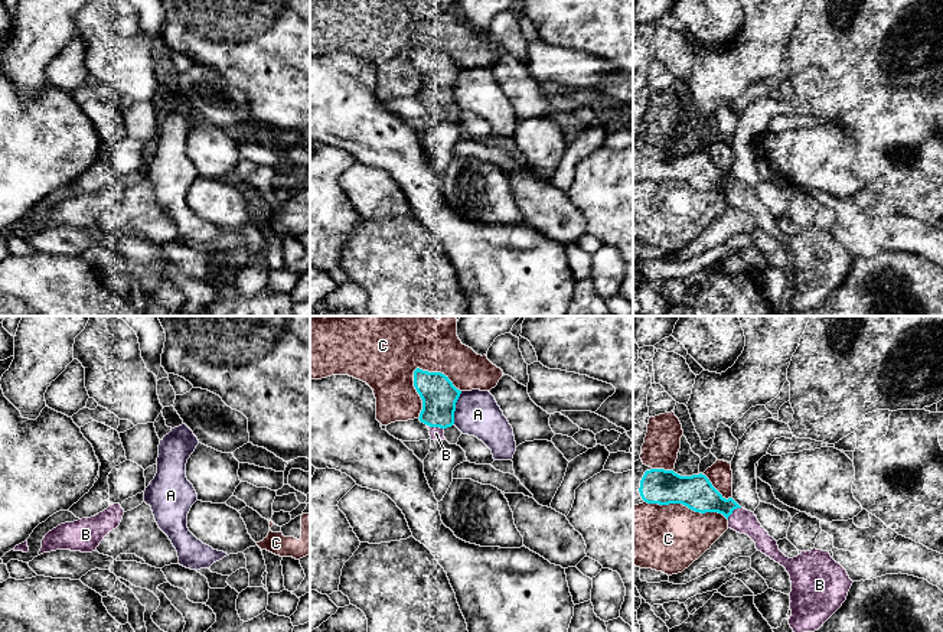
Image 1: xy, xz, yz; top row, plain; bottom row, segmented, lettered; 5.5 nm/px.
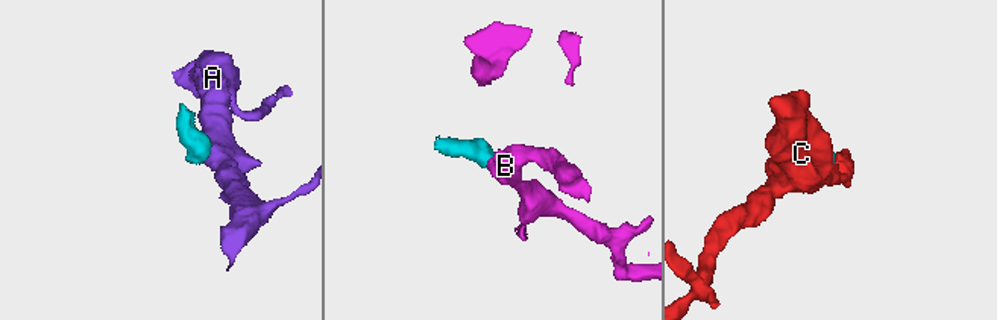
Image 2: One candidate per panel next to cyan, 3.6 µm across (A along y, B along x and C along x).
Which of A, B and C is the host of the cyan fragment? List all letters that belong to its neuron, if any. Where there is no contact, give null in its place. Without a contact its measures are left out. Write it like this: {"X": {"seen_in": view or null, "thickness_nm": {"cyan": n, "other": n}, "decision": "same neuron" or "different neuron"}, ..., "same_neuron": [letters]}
{"A": {"seen_in": "xz", "thickness_nm": {"cyan": 200, "other": 240}, "decision": "different neuron"}, "B": {"seen_in": "xz", "thickness_nm": {"cyan": 200, "other": 70}, "decision": "same neuron"}, "C": {"seen_in": "xz", "thickness_nm": {"cyan": 200, "other": 440}, "decision": "different neuron"}, "same_neuron": ["B"]}

